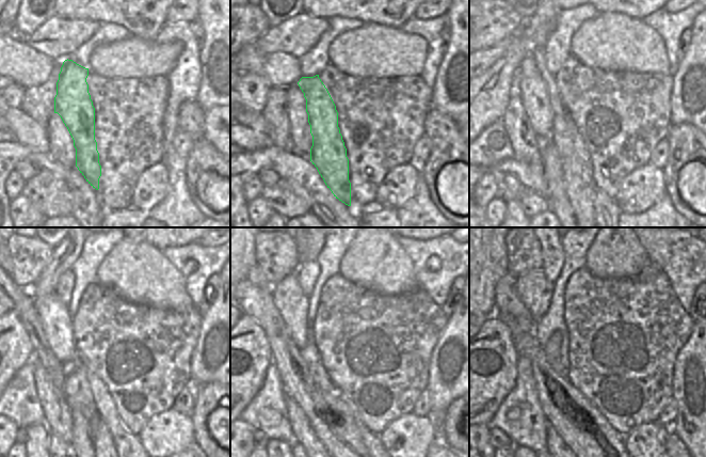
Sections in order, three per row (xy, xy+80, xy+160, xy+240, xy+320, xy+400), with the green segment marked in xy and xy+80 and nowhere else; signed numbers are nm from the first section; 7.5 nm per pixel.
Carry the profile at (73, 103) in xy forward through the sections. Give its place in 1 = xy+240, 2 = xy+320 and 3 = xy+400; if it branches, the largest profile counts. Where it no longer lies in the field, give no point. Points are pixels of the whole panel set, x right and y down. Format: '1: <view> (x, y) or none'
1: xy+240 (102, 441)
2: none
3: none

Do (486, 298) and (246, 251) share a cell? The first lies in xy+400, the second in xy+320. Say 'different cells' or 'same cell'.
same cell

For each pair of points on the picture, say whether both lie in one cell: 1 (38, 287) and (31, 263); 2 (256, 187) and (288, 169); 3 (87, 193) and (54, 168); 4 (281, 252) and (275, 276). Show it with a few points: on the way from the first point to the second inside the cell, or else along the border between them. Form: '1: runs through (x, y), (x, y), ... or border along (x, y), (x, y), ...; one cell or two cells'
1: border along (50, 259), (29, 289); two cells
2: border along (258, 174), (253, 174), (244, 183), (244, 197); two cells
3: runs through (80, 185), (69, 174), (63, 173); one cell
4: runs through (277, 257), (275, 270); one cell

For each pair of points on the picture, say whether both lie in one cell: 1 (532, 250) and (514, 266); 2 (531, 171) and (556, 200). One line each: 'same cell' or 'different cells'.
1: same cell
2: different cells

